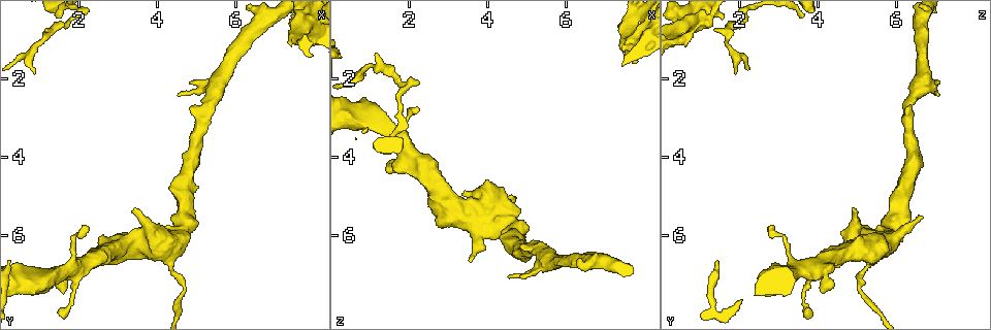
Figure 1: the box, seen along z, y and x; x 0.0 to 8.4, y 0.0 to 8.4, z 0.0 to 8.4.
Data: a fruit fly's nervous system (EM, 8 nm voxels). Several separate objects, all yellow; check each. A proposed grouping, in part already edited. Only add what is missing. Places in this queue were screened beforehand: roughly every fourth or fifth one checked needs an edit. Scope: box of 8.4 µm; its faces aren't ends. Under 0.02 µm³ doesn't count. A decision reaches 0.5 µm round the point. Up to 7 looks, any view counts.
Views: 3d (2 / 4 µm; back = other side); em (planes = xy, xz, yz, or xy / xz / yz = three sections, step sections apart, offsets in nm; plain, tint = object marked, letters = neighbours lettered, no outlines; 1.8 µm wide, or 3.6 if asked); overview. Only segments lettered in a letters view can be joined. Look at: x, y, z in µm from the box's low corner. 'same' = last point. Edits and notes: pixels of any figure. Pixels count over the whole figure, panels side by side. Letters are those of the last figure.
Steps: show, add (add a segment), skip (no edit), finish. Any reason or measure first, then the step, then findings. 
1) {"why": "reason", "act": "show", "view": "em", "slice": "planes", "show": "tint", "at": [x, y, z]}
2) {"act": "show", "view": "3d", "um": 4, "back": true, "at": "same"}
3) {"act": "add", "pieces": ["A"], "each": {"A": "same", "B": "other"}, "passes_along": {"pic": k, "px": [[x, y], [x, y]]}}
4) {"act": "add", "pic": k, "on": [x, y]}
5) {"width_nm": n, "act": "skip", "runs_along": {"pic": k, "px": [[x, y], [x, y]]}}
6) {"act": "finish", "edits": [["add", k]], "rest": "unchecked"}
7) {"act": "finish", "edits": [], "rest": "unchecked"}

{"why": "narrows sharply", "act": "show", "view": "3d", "um": 4, "at": [0.95, 1.05, 1.65]}

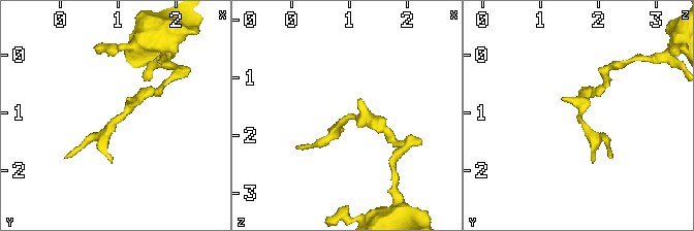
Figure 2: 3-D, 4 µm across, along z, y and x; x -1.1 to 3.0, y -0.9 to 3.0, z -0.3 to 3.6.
{"why": "shape alone is not enough", "act": "show", "view": "em", "slice": "yz", "step": 4, "show": "tint", "at": [0.95, 1.10, 1.70]}

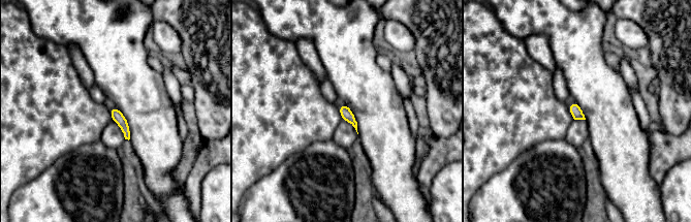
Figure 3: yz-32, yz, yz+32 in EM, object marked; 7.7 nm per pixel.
{"why": "cut it another way", "act": "show", "view": "em", "slice": "planes", "show": "letters", "at": "same"}

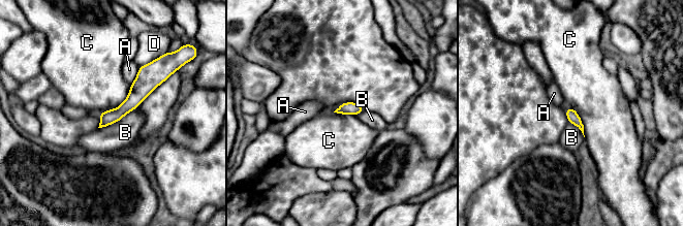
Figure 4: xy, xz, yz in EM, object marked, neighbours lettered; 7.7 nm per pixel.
{"act": "skip", "each": {"A": "other", "B": "other", "C": "other", "D": "other"}, "border": {"pic": 4, "px": [[130, 86], [119, 105], [101, 112]]}, "found": "no lettered segment goes on from it"}

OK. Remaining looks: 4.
{"act": "show", "view": "3d", "um": 4, "at": [1.65, 7.45, 4.15]}

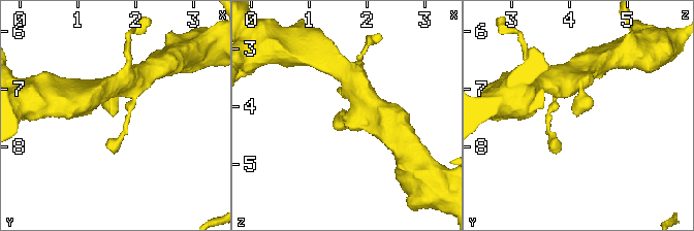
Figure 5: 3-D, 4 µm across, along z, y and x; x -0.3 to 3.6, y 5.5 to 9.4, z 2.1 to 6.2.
{"act": "show", "view": "em", "slice": "yz", "step": 8, "show": "tint", "at": [1.60, 7.45, 4.10]}

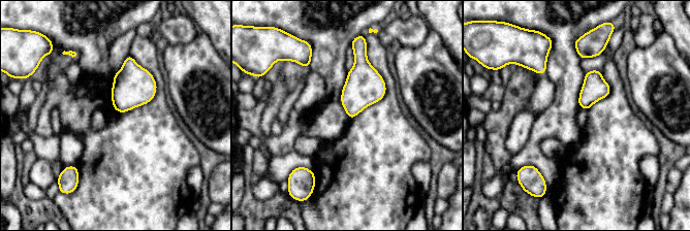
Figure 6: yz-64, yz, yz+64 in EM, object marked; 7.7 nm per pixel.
{"why": "cut it another way", "act": "show", "view": "em", "slice": "planes", "show": "letters", "at": "same"}

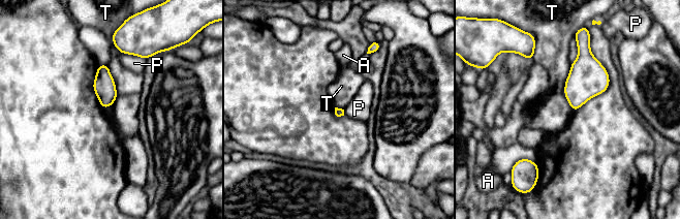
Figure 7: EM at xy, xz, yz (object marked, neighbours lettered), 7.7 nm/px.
{"longest_contact_nm": ["T", 380], "act": "skip", "each": {"A": "other", "P": "other", "T": "other"}, "border": {"pic": 7, "px": [[570, 63], [564, 96], [574, 111]]}, "found": "none of them fits"}

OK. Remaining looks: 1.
{"act": "finish", "edits": [], "rest": "unchecked"}

